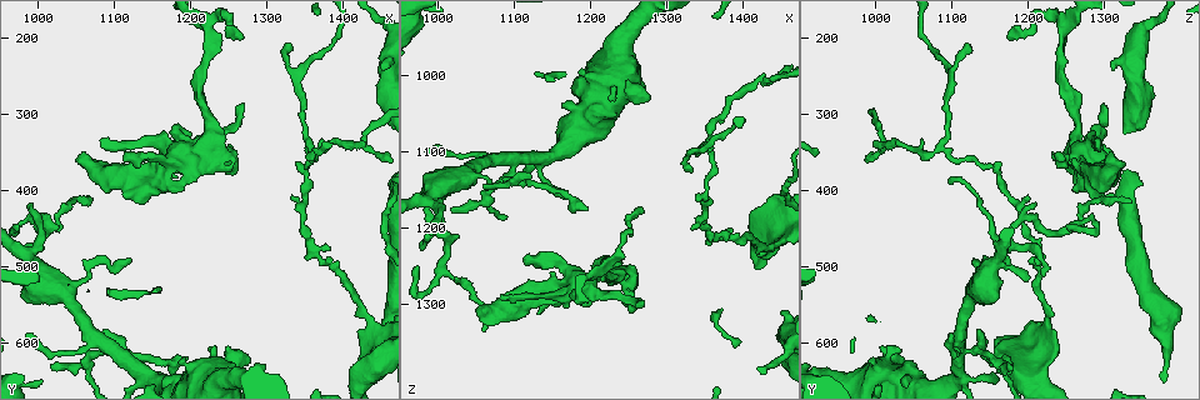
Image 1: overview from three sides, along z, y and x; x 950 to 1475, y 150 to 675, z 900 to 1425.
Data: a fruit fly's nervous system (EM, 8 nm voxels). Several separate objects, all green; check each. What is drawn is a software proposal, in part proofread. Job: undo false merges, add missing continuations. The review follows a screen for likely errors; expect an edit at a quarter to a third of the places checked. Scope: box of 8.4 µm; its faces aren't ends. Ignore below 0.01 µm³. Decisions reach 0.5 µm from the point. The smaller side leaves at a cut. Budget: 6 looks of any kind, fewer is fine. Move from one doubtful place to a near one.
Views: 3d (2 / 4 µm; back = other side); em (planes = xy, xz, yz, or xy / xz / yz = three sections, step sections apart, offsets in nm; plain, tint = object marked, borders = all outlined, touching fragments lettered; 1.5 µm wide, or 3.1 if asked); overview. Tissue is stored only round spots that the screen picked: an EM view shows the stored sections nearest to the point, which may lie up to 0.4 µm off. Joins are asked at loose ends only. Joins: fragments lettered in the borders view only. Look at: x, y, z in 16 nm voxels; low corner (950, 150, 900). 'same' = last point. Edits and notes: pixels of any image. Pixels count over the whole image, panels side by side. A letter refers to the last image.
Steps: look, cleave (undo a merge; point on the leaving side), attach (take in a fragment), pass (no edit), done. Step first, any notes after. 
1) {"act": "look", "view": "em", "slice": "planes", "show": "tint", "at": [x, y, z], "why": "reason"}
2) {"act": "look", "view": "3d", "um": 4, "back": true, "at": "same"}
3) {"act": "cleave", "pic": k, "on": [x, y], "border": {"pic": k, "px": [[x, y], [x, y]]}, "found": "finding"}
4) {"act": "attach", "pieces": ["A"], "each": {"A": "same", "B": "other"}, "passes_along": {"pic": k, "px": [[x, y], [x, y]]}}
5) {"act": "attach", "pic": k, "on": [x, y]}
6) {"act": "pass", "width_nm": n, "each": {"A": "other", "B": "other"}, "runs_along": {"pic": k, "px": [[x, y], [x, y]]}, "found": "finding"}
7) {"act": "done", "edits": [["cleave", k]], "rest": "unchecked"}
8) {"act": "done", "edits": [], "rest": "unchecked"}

{"act": "look", "view": "em", "slice": "xz", "step": 4, "show": "tint", "at": [1275, 285, 1300], "why": "thin end"}

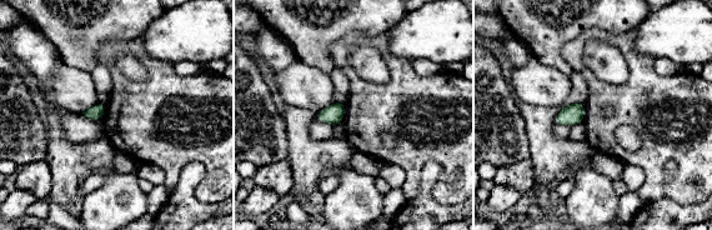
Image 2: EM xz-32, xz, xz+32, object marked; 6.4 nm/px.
{"act": "look", "view": "em", "slice": "planes", "show": "tint", "at": "same", "why": "another direction"}

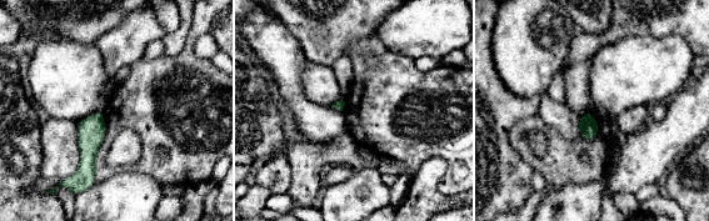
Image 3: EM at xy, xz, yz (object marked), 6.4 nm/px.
{"act": "look", "view": "em", "slice": "planes", "show": "borders", "at": "same", "why": "what lies round it"}

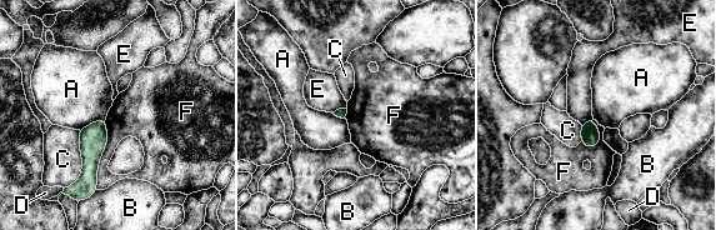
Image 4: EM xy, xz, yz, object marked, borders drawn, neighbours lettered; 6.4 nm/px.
{"act": "pass", "each": {"A": "other", "B": "other", "C": "other", "D": "other", "E": "other", "F": "other"}, "border": {"pic": 4, "px": [[106, 119], [106, 146], [96, 189]]}, "found": "none of them fits"}

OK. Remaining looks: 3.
{"act": "look", "view": "3d", "um": 4, "at": [1110, 365, 1240], "why": "branch stops here"}

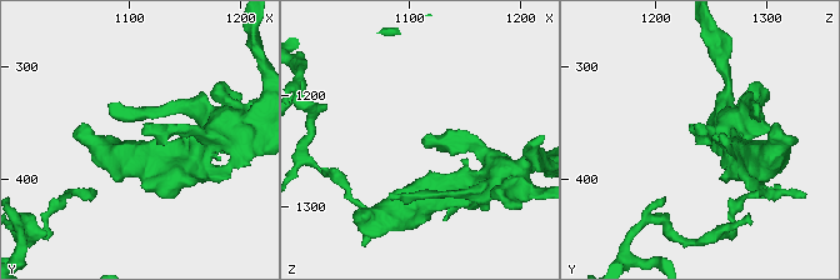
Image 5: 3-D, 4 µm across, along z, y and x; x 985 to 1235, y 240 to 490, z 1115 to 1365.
{"act": "look", "view": "em", "slice": "planes", "show": "plain", "at": [1114, 360, 1240]}

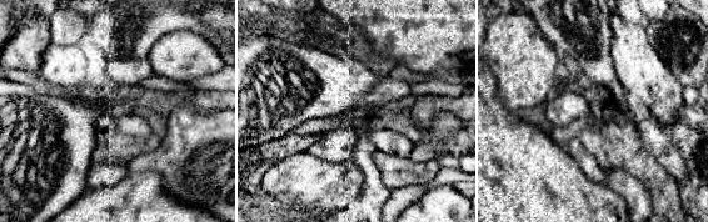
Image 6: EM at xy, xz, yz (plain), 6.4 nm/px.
{"act": "look", "view": "em", "slice": "planes", "show": "borders", "at": "same"}

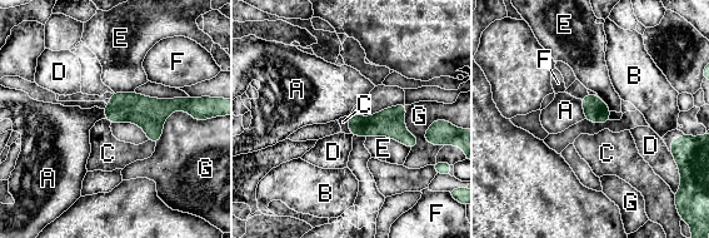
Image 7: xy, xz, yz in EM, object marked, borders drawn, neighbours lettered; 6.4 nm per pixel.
{"act": "pass", "each": {"A": "other", "B": "other", "C": "other", "D": "other", "E": "other", "F": "other", "G": "other"}, "border": {"pic": 7, "px": [[579, 99], [585, 118]]}, "found": "no lettered fragment goes on from it"}

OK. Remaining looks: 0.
{"act": "done", "edits": [], "rest": "unchecked"}

